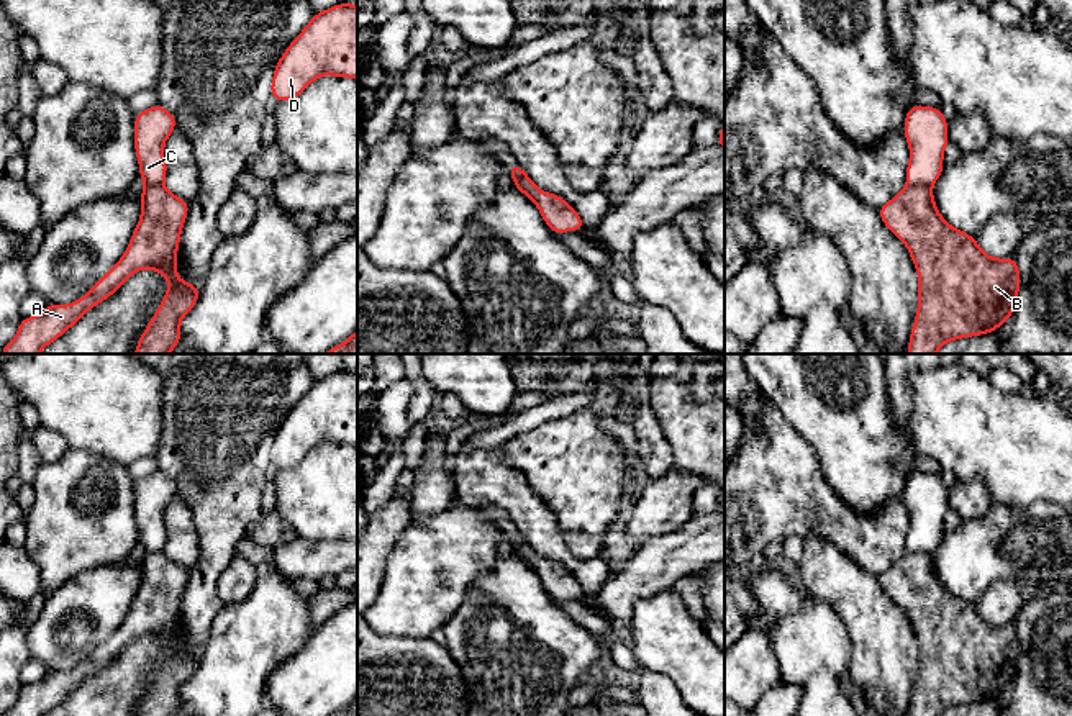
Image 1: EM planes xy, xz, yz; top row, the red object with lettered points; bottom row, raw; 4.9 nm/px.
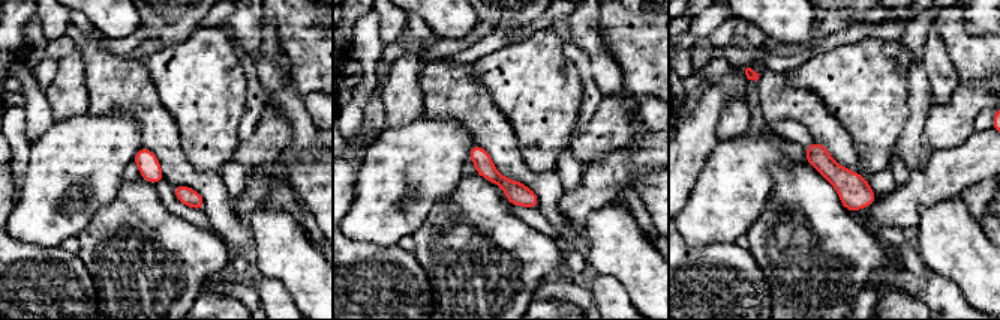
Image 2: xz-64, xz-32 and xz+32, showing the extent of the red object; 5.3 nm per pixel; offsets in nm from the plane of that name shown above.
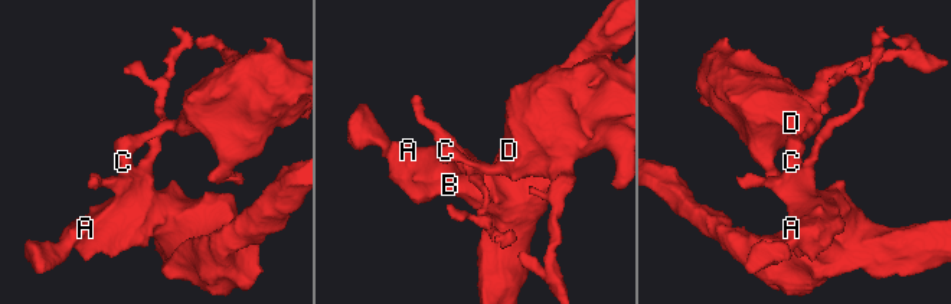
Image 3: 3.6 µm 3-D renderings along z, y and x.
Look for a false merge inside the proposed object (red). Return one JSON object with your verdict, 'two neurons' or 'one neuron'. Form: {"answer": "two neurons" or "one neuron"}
{"answer": "two neurons"}

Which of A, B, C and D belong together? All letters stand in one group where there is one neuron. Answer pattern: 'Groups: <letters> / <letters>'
Groups: A B / C D

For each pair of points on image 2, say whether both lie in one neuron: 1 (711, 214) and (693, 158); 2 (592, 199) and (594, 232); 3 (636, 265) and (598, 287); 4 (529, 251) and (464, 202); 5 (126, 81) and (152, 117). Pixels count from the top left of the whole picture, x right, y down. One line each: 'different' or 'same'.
1: different
2: different
3: different
4: same
5: same

